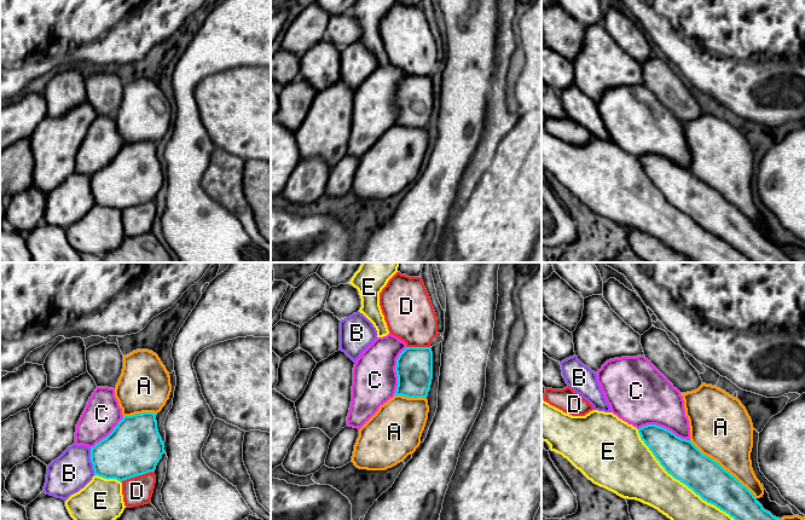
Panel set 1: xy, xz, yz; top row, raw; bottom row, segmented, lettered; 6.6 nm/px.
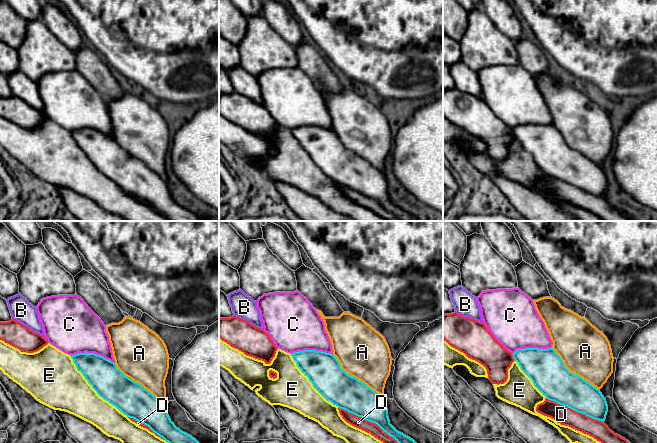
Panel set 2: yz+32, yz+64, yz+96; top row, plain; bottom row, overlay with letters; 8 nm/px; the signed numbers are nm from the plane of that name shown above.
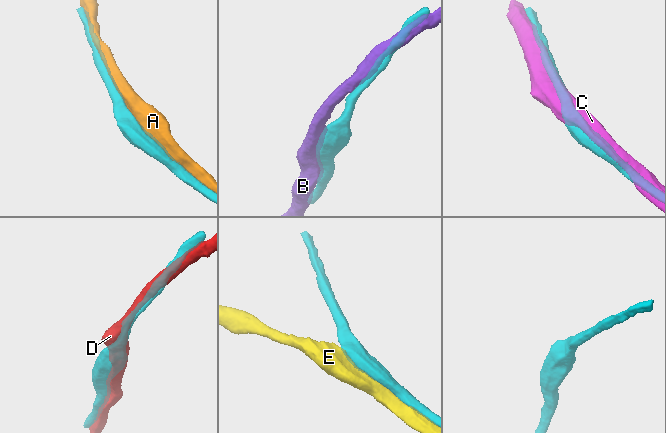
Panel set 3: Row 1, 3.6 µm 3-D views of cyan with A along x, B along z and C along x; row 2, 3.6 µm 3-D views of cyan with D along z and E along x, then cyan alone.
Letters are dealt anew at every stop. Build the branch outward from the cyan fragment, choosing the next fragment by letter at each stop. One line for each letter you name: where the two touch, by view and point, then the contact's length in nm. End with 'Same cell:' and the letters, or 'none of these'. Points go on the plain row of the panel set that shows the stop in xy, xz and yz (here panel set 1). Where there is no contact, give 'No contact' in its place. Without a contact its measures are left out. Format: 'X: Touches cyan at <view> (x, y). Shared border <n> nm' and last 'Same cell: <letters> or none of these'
Same cell: none of these

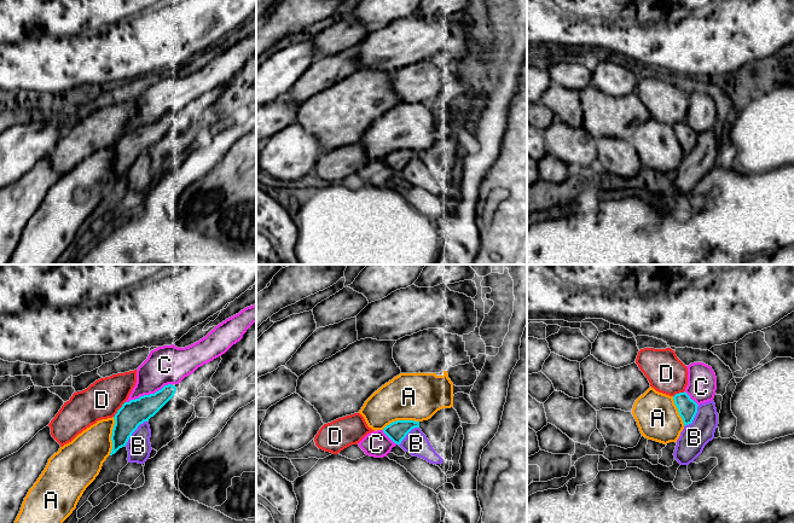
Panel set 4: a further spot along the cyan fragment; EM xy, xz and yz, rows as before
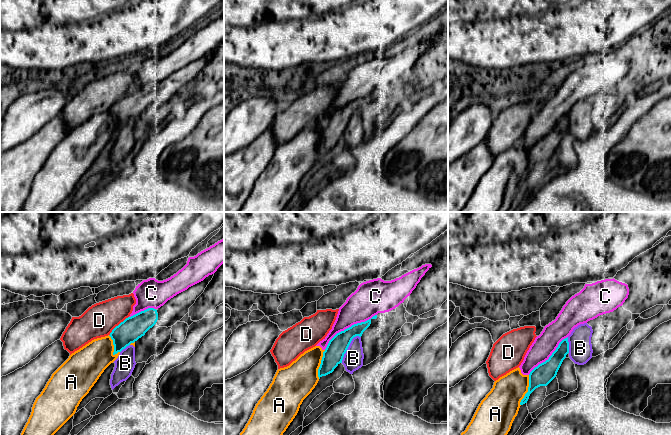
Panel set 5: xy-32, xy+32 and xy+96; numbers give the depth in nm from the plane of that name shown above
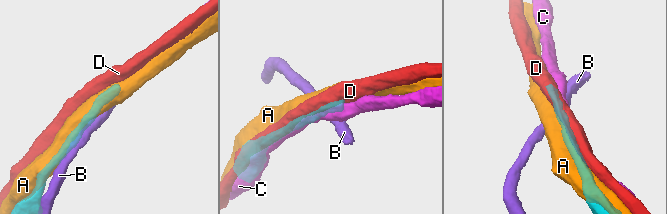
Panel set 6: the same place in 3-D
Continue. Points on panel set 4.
Same cell: none of these

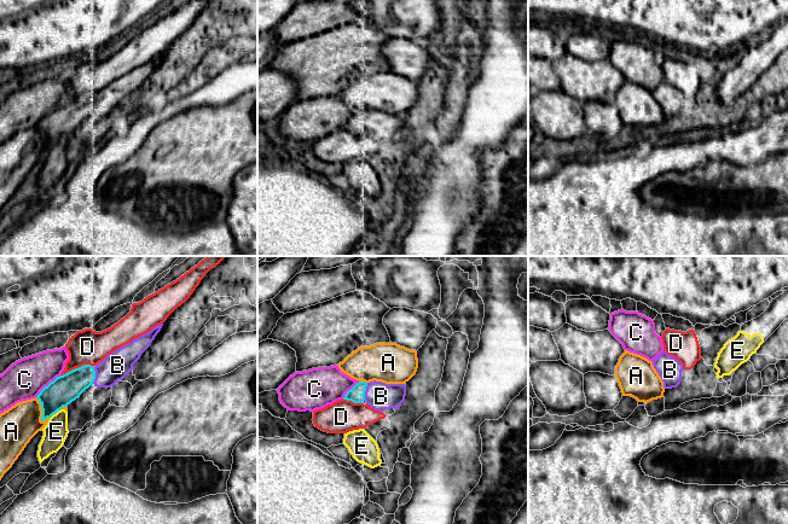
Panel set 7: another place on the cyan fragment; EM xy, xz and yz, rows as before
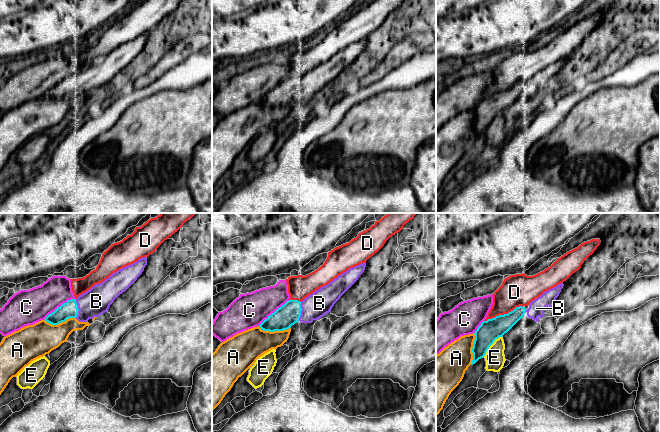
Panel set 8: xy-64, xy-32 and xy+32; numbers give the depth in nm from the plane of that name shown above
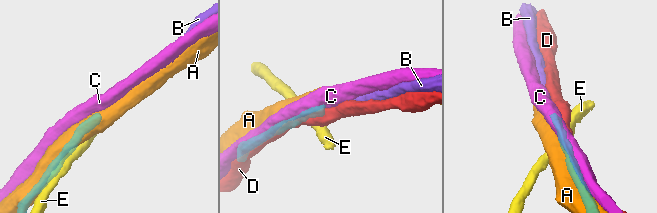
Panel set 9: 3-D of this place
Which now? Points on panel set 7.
B: Touches cyan at xz (365, 120). Shared border 120 nm
Same cell: B

